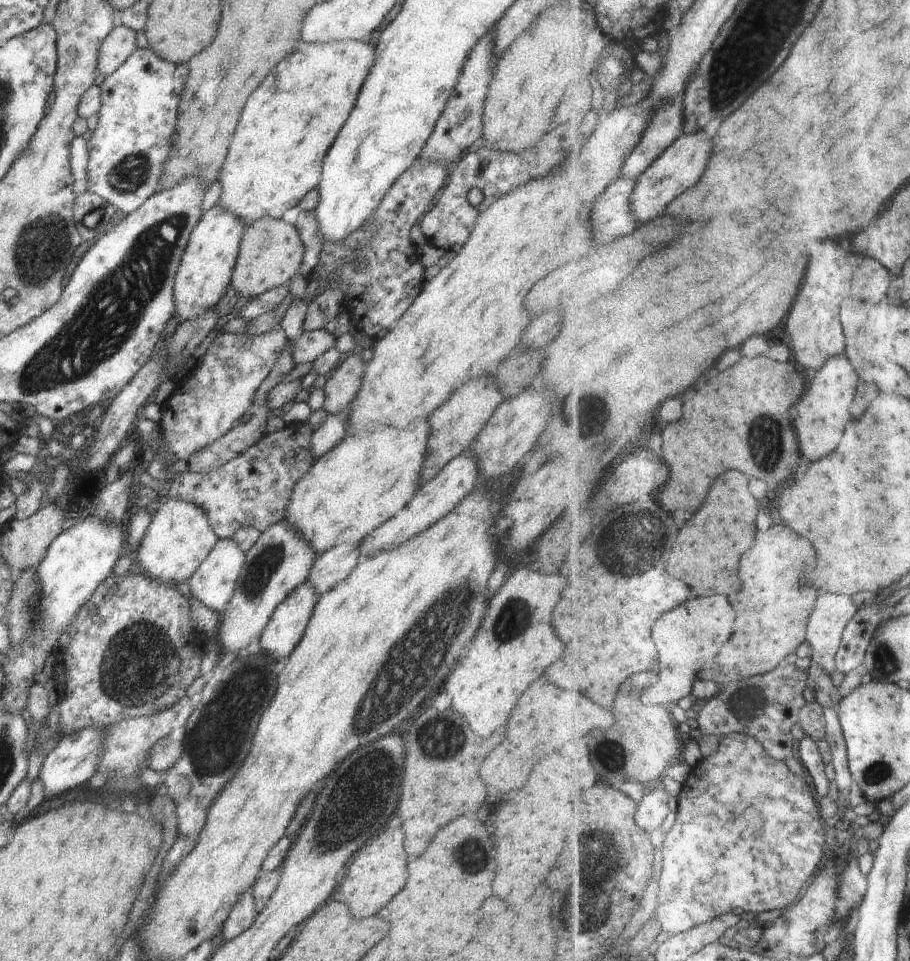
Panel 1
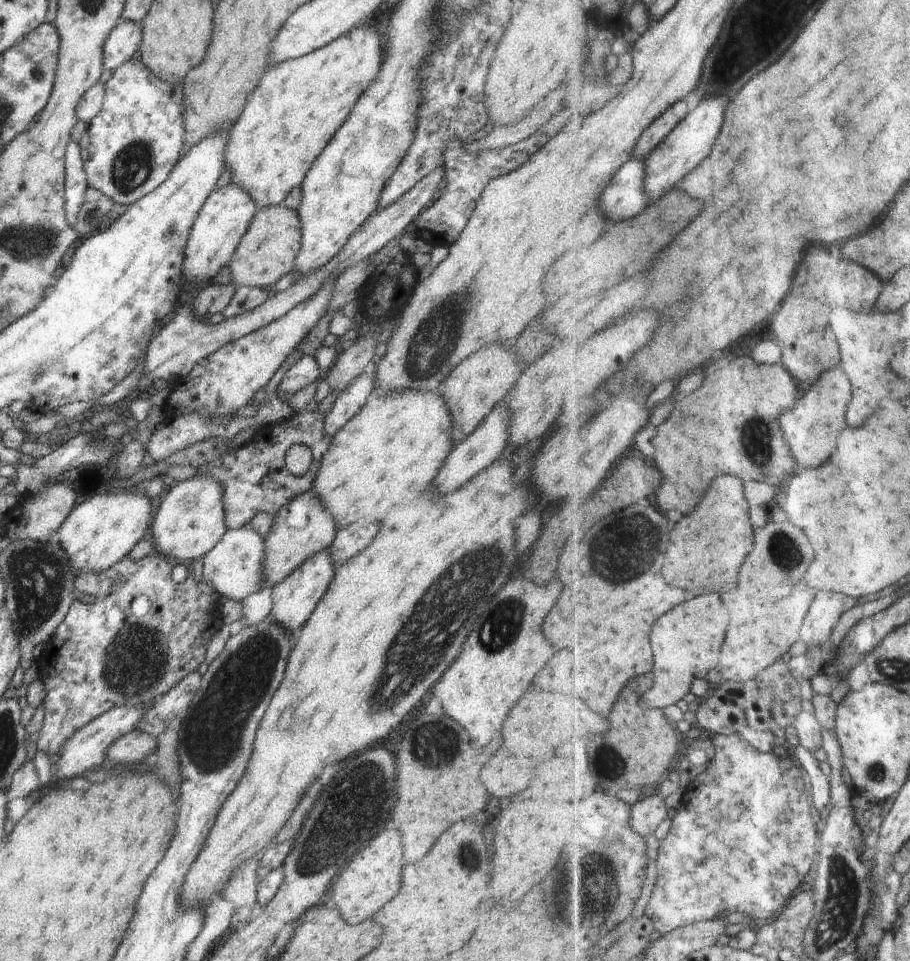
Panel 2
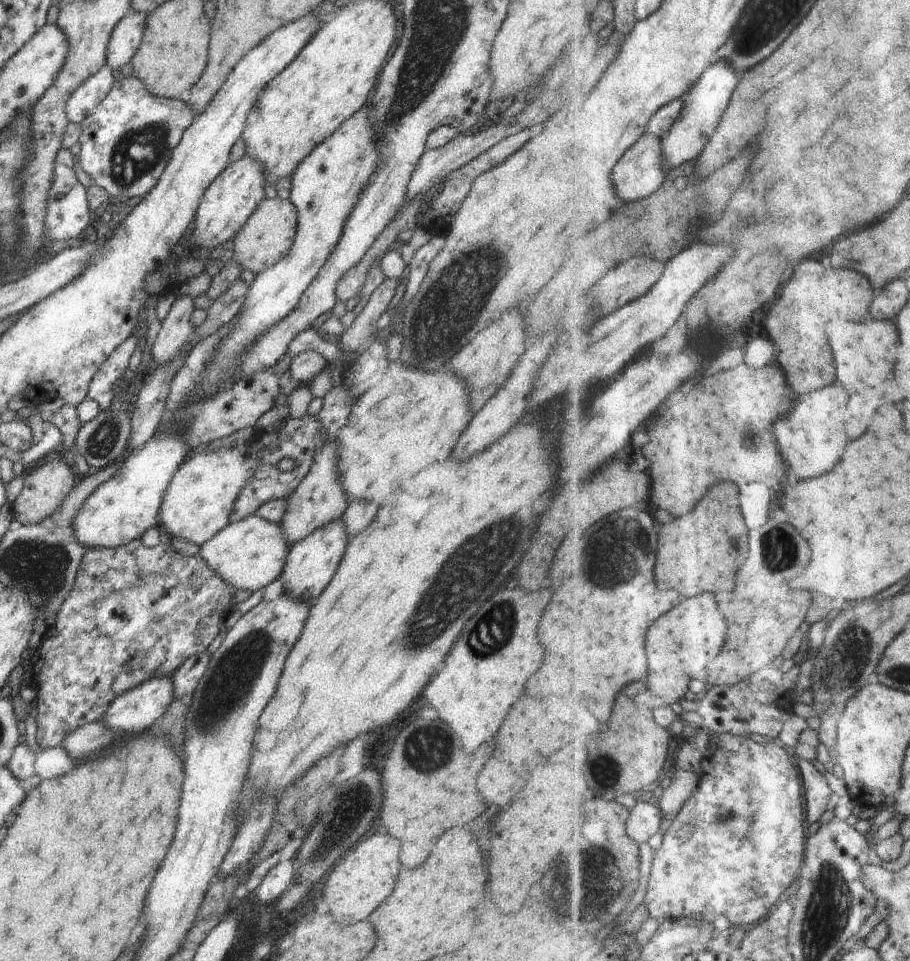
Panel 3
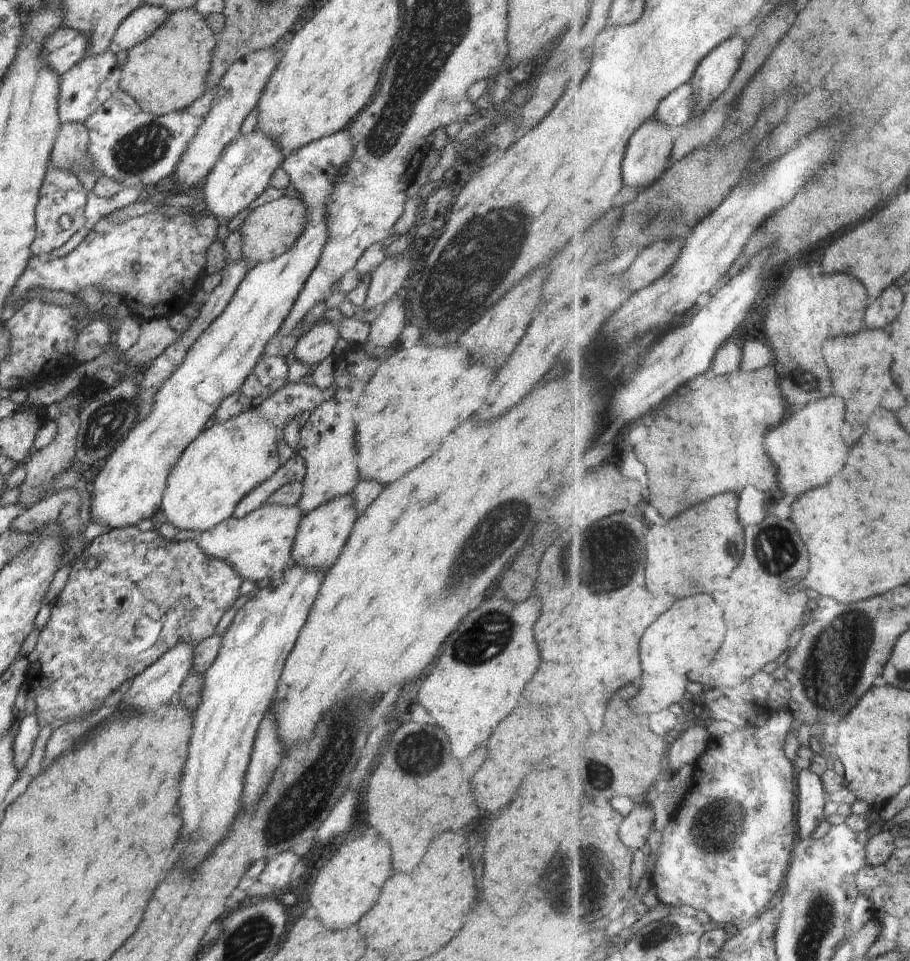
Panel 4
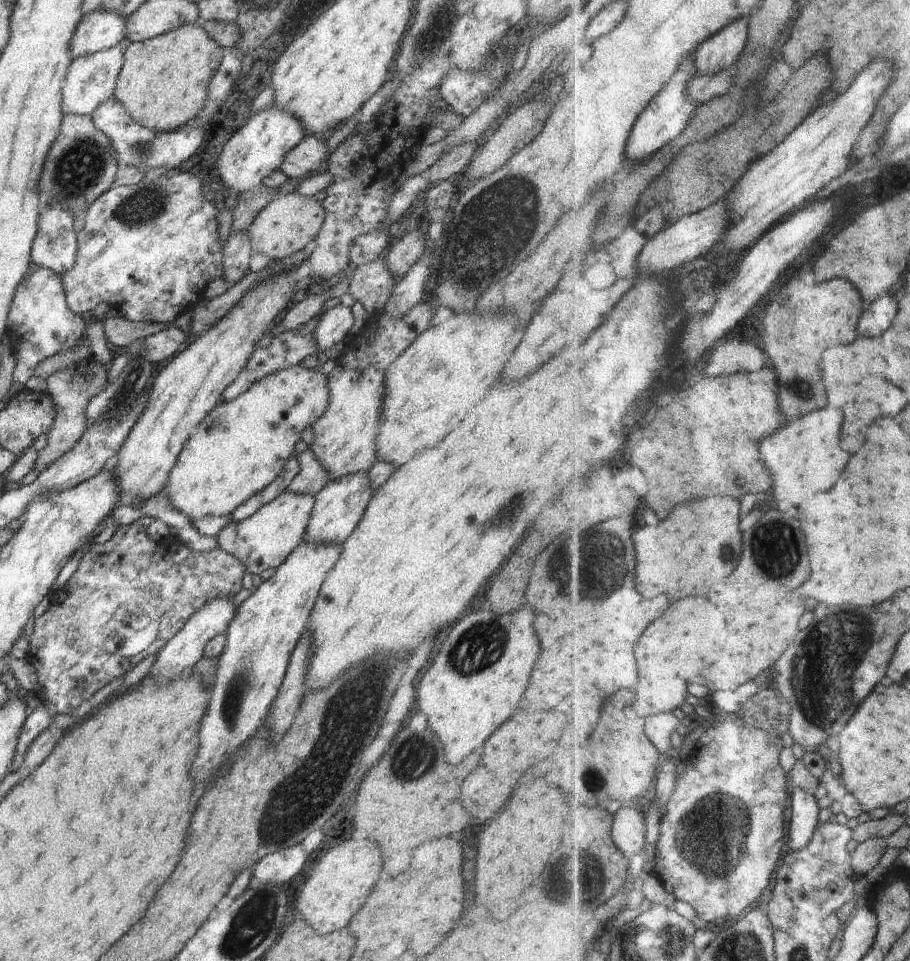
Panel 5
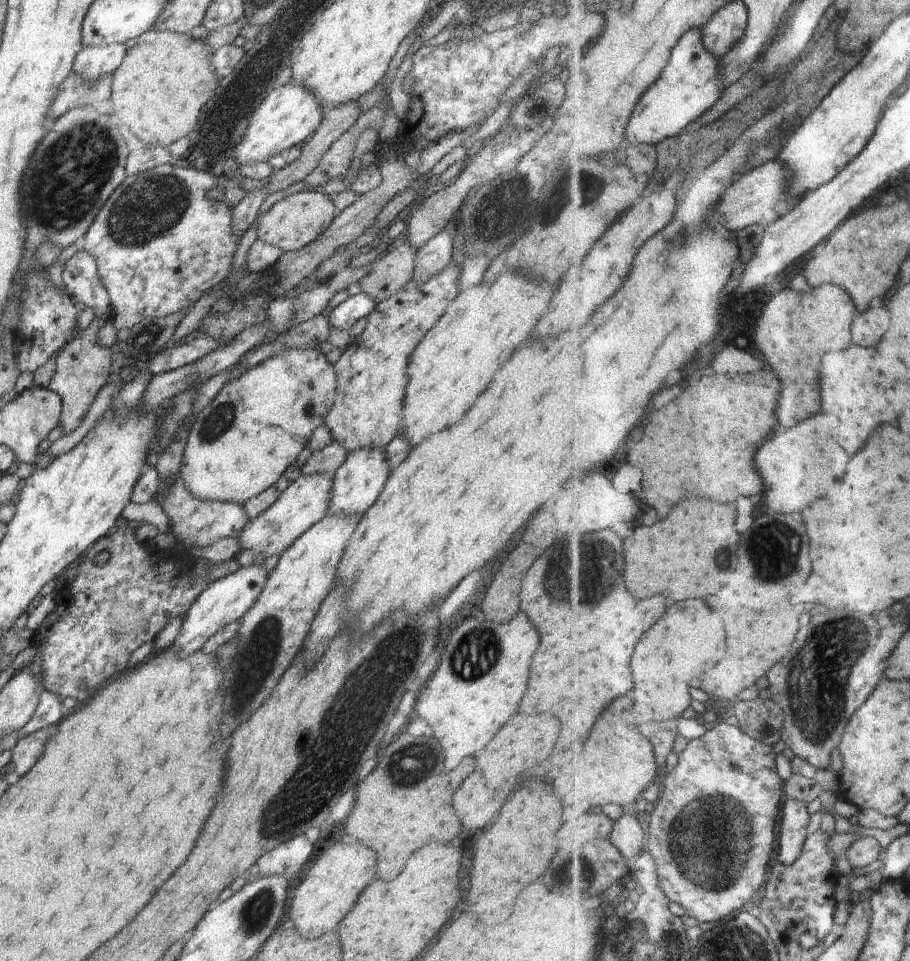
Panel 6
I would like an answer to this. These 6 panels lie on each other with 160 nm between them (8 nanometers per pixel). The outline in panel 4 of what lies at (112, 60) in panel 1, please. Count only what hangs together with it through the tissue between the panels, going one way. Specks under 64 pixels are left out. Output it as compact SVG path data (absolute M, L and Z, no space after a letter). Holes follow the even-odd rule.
M140 5L116 29L109 46L110 52L118 54L120 50L129 51L134 45L139 45L164 22L169 14L160 7Z

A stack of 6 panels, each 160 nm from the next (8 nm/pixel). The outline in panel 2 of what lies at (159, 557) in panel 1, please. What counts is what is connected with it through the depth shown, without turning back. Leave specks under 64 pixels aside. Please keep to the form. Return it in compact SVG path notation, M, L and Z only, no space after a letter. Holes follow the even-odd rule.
M194 476L178 482L165 494L157 507L158 512L150 526L154 552L176 564L188 564L194 558L202 558L208 554L228 529L224 520L221 486L210 477Z

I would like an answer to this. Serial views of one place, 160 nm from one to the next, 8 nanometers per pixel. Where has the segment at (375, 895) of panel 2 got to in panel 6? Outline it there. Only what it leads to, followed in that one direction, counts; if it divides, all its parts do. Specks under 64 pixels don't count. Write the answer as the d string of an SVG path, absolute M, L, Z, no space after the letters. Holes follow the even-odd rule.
M354 842L354 844L334 844L318 856L301 873L302 880L290 900L290 911L286 918L294 922L301 937L315 939L326 932L332 932L342 922L342 918L354 908L360 892L374 880L376 874L376 854Z

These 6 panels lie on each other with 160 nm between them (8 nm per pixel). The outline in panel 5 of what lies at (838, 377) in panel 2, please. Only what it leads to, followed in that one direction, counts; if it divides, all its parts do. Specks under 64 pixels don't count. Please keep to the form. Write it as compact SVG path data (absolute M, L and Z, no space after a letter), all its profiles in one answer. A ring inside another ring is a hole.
M828 406L824 410L816 410L816 414L808 414L808 418L796 420L776 436L764 440L764 460L776 480L774 494L780 511L784 512L780 506L782 502L802 506L810 499L820 499L820 494L822 499L822 493L830 490L846 472L852 456L842 448L842 426L844 410Z

